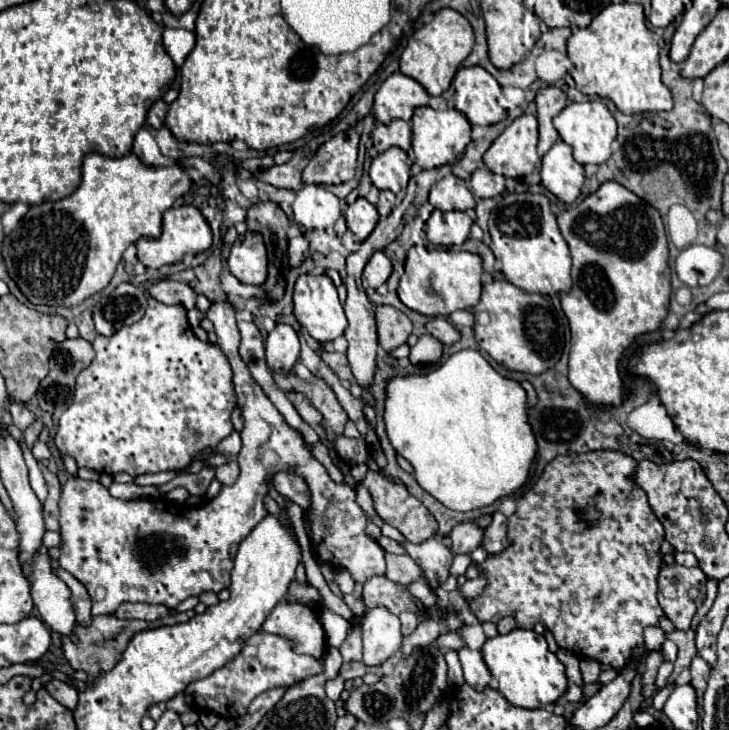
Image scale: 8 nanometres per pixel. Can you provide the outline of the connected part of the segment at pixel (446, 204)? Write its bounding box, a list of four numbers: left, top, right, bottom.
[429,174,475,210]

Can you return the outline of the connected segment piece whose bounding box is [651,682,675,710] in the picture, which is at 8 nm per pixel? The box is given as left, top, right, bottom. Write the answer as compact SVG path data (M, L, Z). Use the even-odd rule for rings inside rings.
M673 682L671 684L667 684L663 690L659 690L659 692L655 692L655 696L653 696L653 700L651 700L651 704L653 704L653 708L655 710L661 710L663 708L663 704L665 704L665 700L669 698L669 690L673 690Z

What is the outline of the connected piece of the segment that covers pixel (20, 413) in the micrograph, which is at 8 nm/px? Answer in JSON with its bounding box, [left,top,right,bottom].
[9,402,35,430]

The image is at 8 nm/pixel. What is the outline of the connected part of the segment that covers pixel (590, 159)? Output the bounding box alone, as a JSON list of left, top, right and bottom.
[553,100,617,166]

